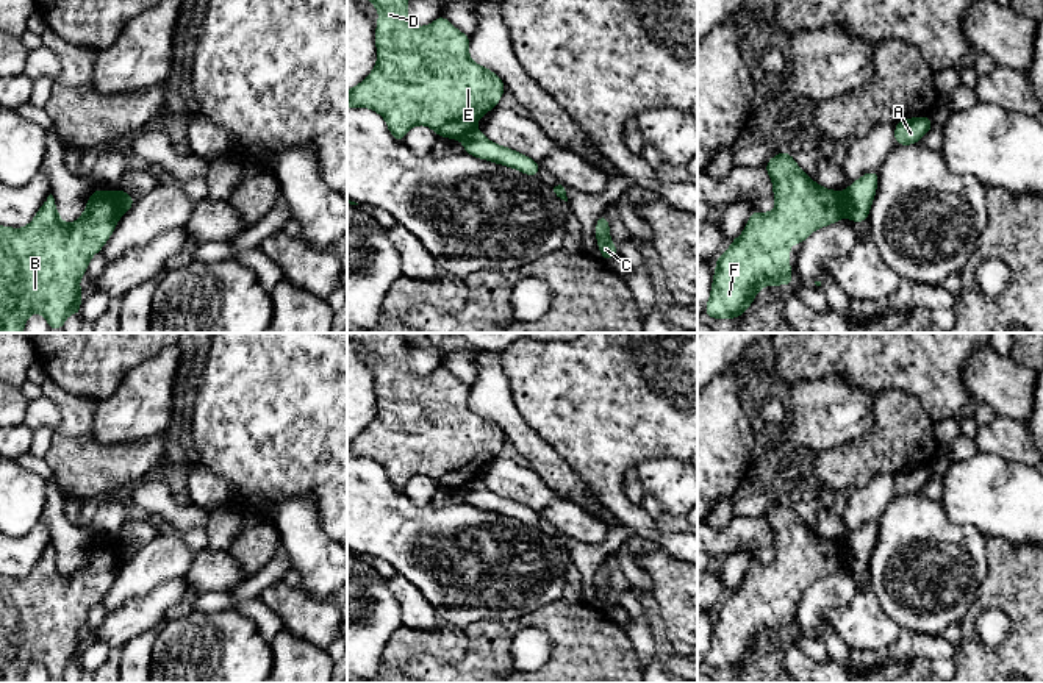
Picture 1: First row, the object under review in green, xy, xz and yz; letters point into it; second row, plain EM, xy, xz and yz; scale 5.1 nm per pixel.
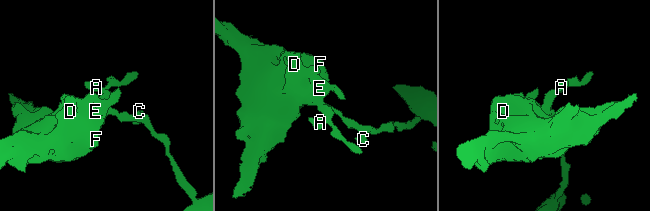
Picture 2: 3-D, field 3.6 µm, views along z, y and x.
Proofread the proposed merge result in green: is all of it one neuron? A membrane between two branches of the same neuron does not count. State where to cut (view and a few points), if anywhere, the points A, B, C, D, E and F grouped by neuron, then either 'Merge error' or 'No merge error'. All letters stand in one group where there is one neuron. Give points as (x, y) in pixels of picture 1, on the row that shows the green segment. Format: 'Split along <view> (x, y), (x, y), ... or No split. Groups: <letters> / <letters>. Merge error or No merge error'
Split along xy (114, 193), (121, 214). Groups: A C / B D E F. Merge error

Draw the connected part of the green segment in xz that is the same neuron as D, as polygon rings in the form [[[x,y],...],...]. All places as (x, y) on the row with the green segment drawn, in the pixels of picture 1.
[[[367,0],[372,3],[378,11],[378,22],[375,27],[375,47],[377,47],[377,64],[371,70],[371,73],[358,83],[355,88],[347,91],[347,108],[369,108],[377,111],[386,122],[391,136],[397,142],[403,142],[407,131],[416,125],[427,125],[430,127],[439,138],[447,139],[461,139],[464,134],[472,131],[482,116],[488,111],[494,109],[505,92],[505,83],[500,77],[497,77],[493,70],[474,63],[469,58],[469,44],[471,36],[457,30],[446,17],[441,14],[427,27],[414,27],[408,16],[408,0]]]

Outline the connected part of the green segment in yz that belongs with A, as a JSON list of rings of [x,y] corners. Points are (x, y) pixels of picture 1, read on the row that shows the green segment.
[[[930,116],[904,119],[894,123],[894,144],[912,145],[918,144],[923,136],[934,127]]]

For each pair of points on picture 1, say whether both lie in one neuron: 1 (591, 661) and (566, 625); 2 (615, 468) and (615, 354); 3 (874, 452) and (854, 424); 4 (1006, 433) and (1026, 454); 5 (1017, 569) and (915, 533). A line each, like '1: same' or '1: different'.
1: same
2: same
3: different
4: same
5: different

